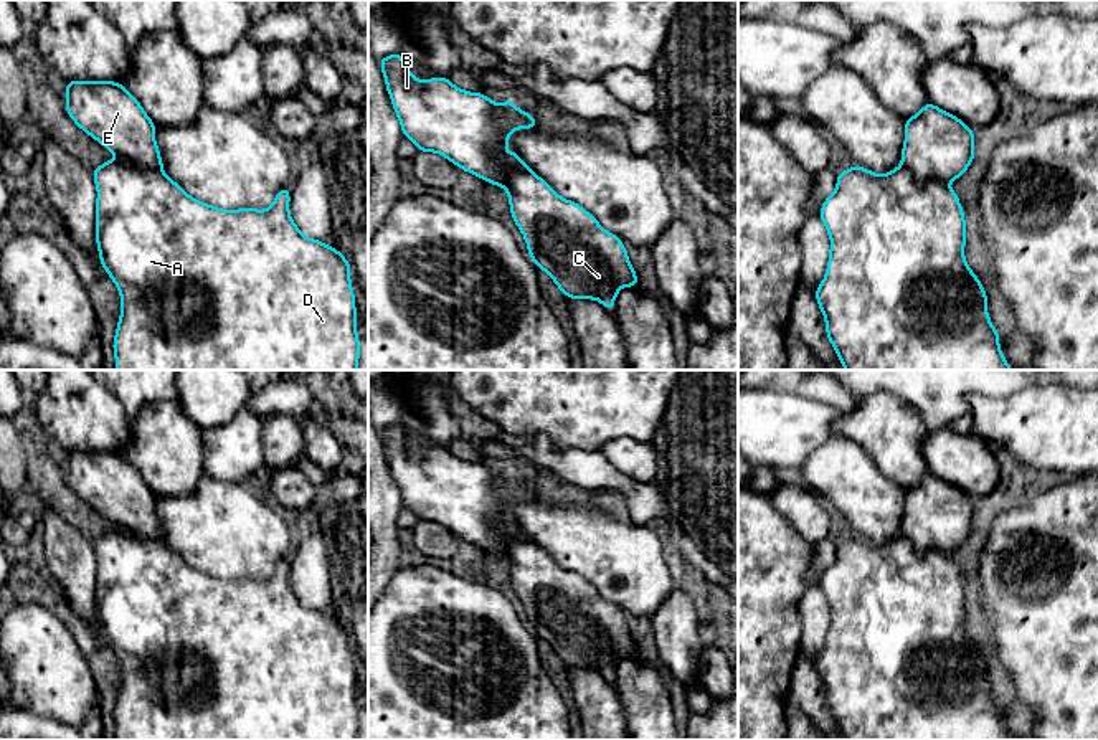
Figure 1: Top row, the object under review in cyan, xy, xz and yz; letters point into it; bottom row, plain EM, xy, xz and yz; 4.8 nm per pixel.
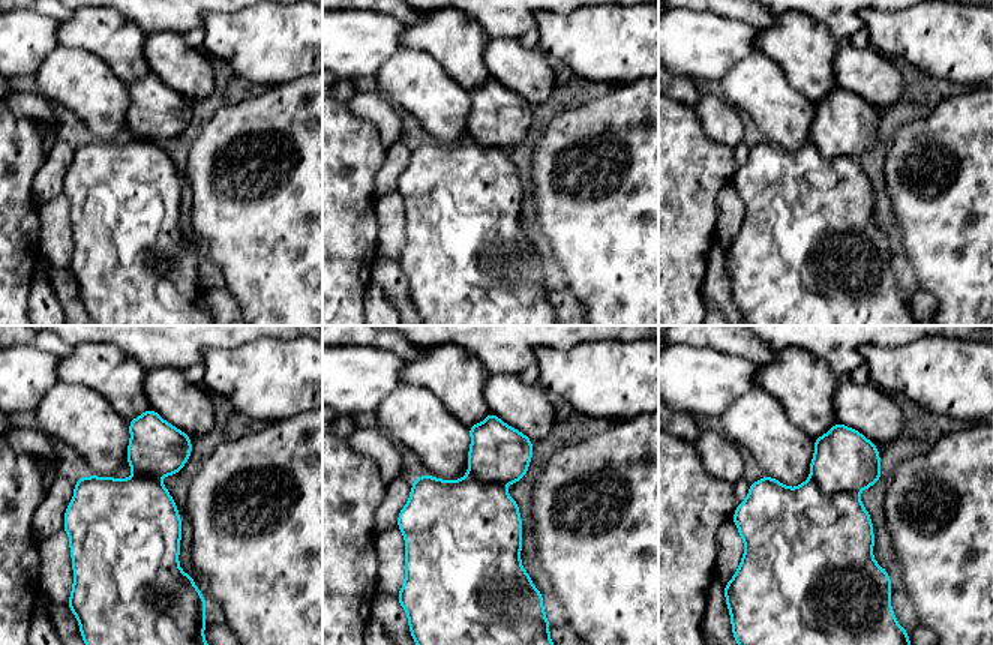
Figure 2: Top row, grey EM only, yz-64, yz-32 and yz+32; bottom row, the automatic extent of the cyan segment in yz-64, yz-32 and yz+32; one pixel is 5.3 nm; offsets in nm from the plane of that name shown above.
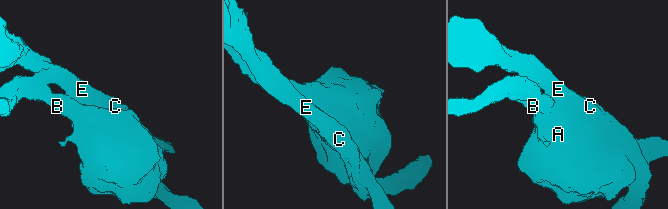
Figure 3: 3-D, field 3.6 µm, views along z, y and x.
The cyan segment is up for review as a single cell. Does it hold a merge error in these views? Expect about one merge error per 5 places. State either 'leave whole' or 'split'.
leave whole

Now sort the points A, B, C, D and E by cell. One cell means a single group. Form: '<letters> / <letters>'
A B C D E

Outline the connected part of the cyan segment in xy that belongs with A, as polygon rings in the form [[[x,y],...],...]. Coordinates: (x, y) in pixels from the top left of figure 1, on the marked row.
[[[66,81],[66,112],[79,129],[117,157],[92,170],[97,190],[94,228],[99,259],[121,294],[121,317],[112,344],[116,370],[358,370],[360,339],[350,282],[352,268],[338,249],[301,233],[289,213],[289,187],[277,190],[274,203],[266,210],[249,206],[221,210],[192,198],[180,183],[162,172],[163,162],[155,142],[155,124],[122,83]]]

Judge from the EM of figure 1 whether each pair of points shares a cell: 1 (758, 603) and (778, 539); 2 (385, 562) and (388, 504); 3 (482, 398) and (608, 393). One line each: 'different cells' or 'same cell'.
1: same cell
2: same cell
3: same cell

